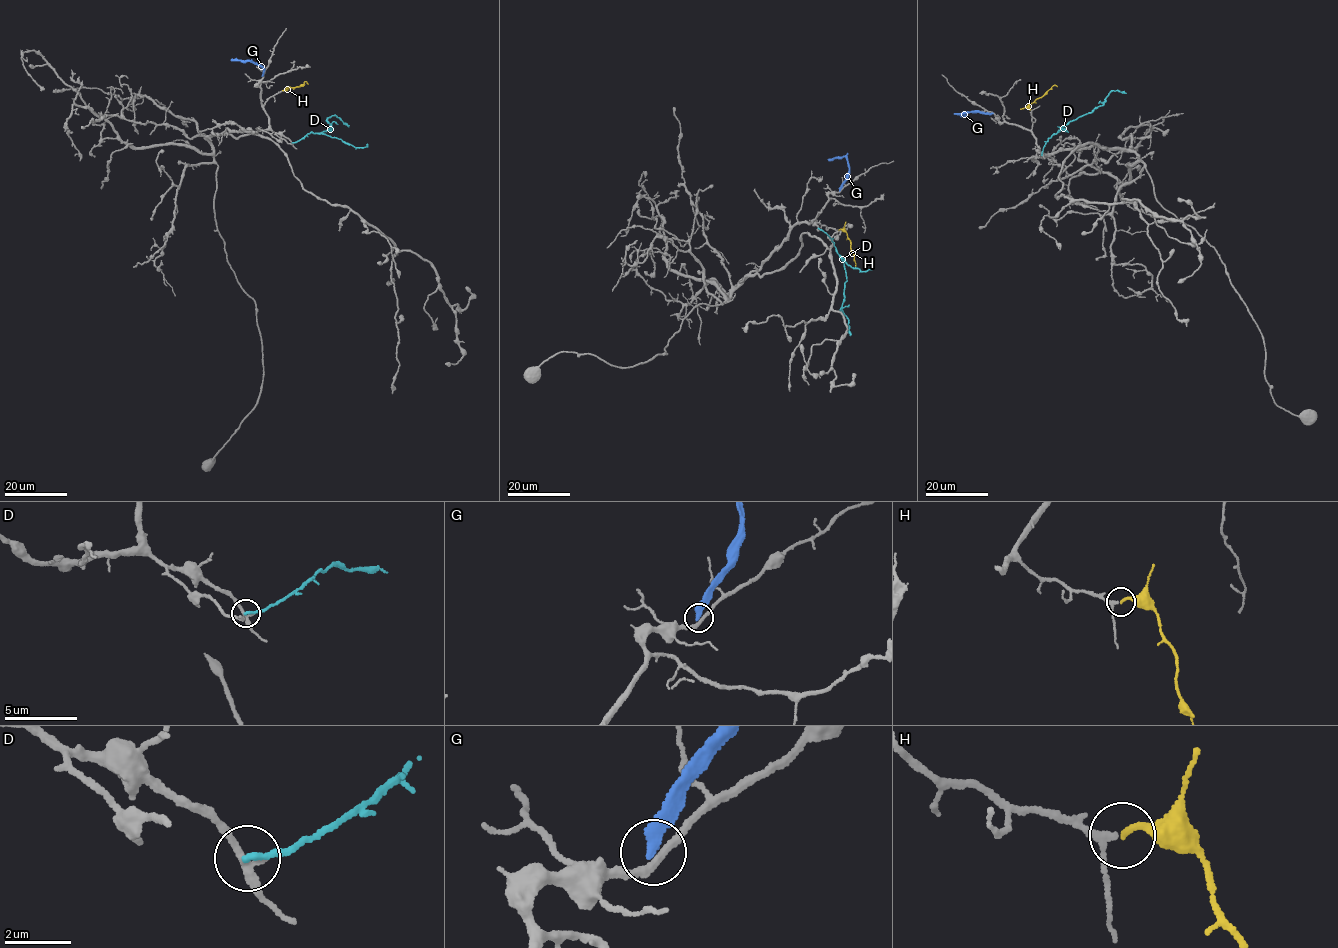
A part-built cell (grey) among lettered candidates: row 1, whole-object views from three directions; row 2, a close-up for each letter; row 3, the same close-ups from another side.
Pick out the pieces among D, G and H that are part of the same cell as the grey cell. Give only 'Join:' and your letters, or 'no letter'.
Join: H

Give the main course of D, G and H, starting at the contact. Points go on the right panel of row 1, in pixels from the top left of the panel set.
D: (1042, 155), (1048, 139), (1062, 127), (1103, 105), (1109, 93), (1118, 90), (1126, 93)
G: (992, 113), (958, 114), (967, 116)
H: (1030, 109), (1030, 103), (1056, 86)

